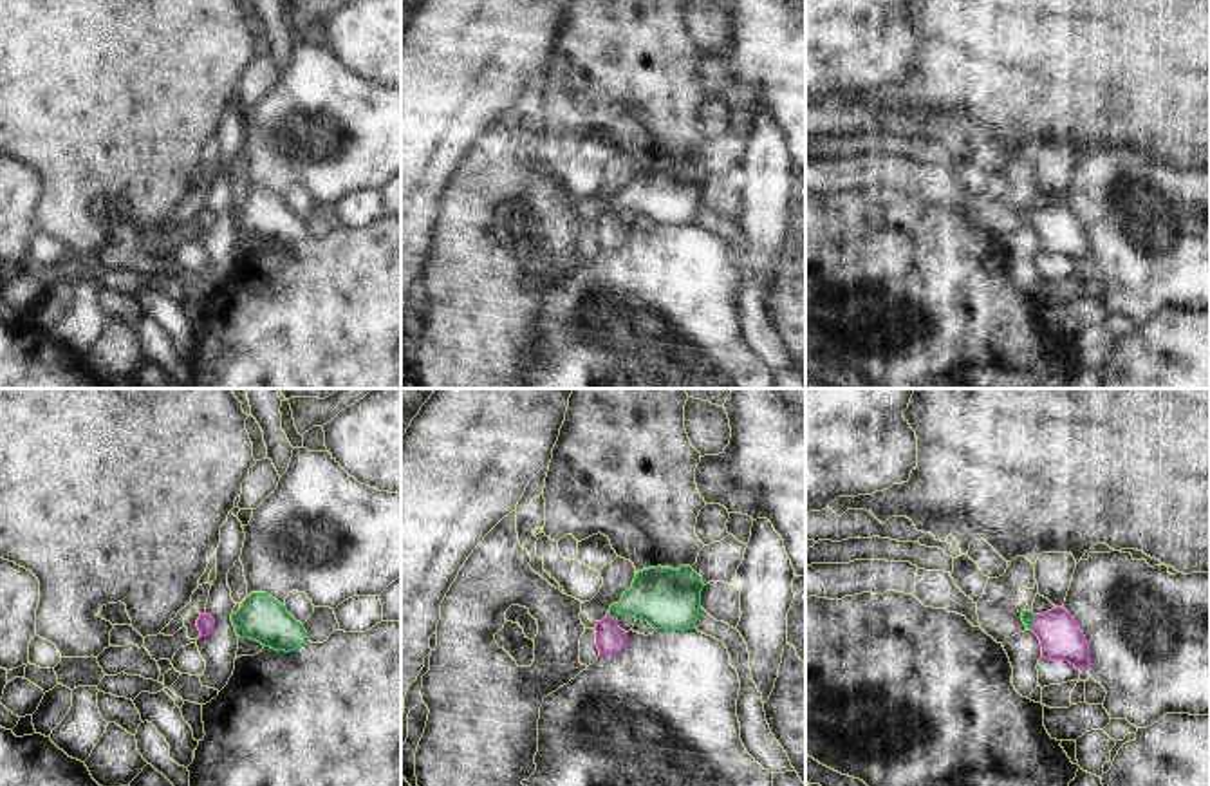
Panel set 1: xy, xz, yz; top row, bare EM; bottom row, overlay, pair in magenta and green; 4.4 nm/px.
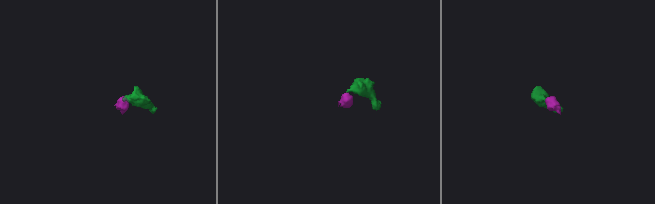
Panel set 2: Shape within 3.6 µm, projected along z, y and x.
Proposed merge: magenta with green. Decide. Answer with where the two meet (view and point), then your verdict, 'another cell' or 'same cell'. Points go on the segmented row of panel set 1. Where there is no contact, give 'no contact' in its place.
xz (609, 617) | same cell

